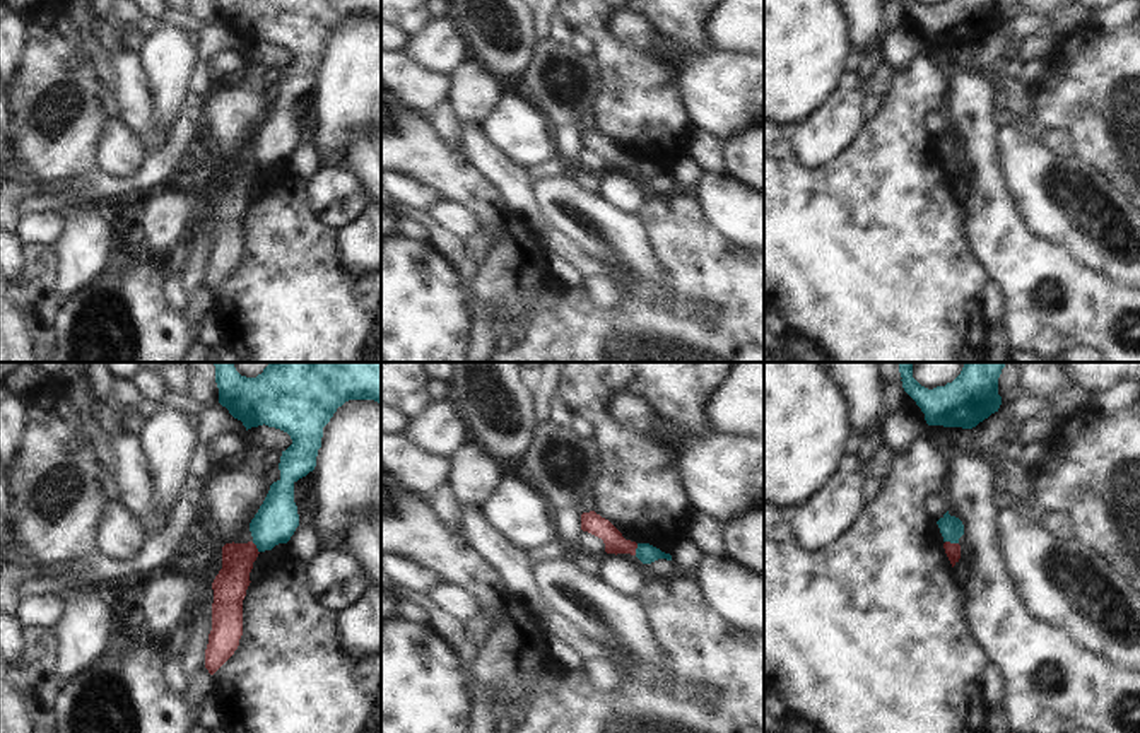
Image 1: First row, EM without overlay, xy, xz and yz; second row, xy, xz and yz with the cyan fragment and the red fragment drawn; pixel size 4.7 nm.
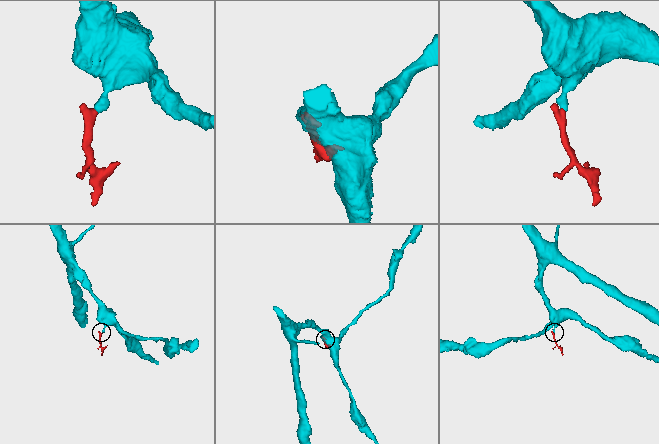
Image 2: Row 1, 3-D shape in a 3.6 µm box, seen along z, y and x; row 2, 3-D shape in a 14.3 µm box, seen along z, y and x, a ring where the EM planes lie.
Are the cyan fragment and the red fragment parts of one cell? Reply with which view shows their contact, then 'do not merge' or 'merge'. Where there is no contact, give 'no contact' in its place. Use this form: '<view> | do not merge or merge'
yz | do not merge

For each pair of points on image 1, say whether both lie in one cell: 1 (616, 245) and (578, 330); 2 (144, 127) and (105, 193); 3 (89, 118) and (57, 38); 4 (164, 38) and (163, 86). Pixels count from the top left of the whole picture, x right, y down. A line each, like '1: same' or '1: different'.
1: different
2: different
3: same
4: same

